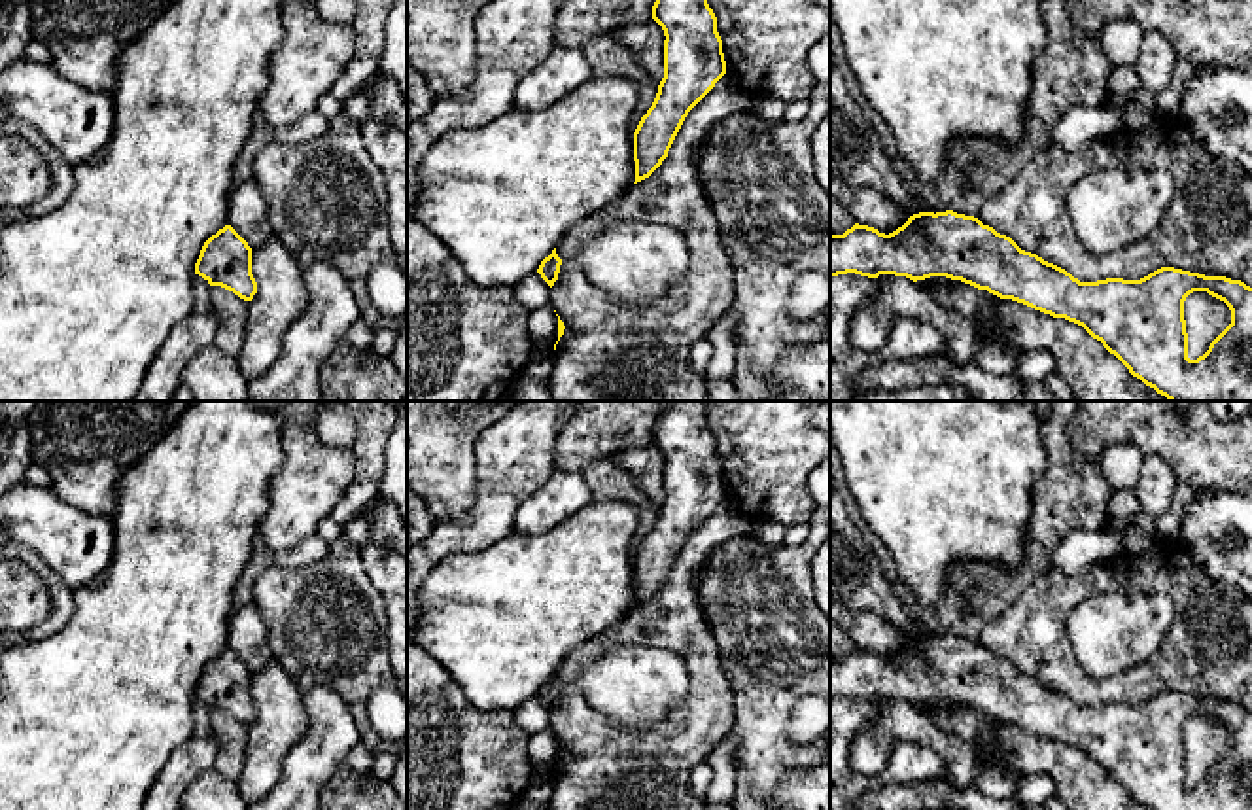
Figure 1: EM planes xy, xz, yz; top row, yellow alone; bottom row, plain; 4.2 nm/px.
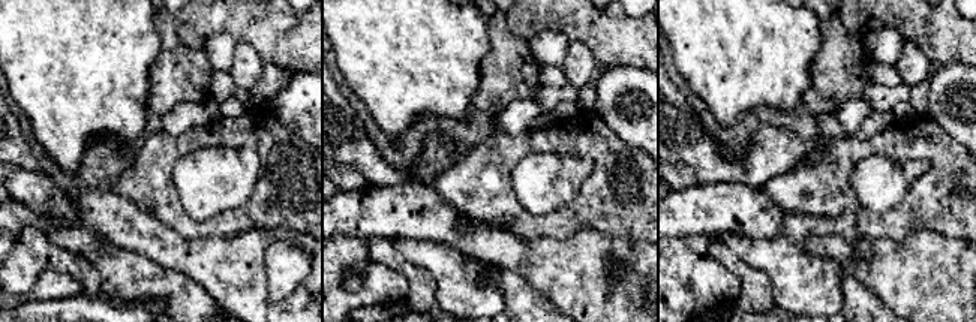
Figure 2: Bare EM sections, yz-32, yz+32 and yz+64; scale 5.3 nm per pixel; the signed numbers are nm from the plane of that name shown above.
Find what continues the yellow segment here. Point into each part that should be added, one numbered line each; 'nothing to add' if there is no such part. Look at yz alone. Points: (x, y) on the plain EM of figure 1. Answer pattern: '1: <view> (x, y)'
nothing to add

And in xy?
nothing to add

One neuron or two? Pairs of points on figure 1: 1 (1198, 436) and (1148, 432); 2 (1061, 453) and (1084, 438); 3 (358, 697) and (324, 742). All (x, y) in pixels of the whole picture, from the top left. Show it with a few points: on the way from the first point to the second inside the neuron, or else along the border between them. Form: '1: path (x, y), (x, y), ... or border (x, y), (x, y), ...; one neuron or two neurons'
1: path (1186, 436), (1160, 432); one neuron
2: border (1065, 421), (1069, 443), (1094, 462); two neurons
3: border (309, 687), (330, 687), (343, 701), (360, 740); two neurons

